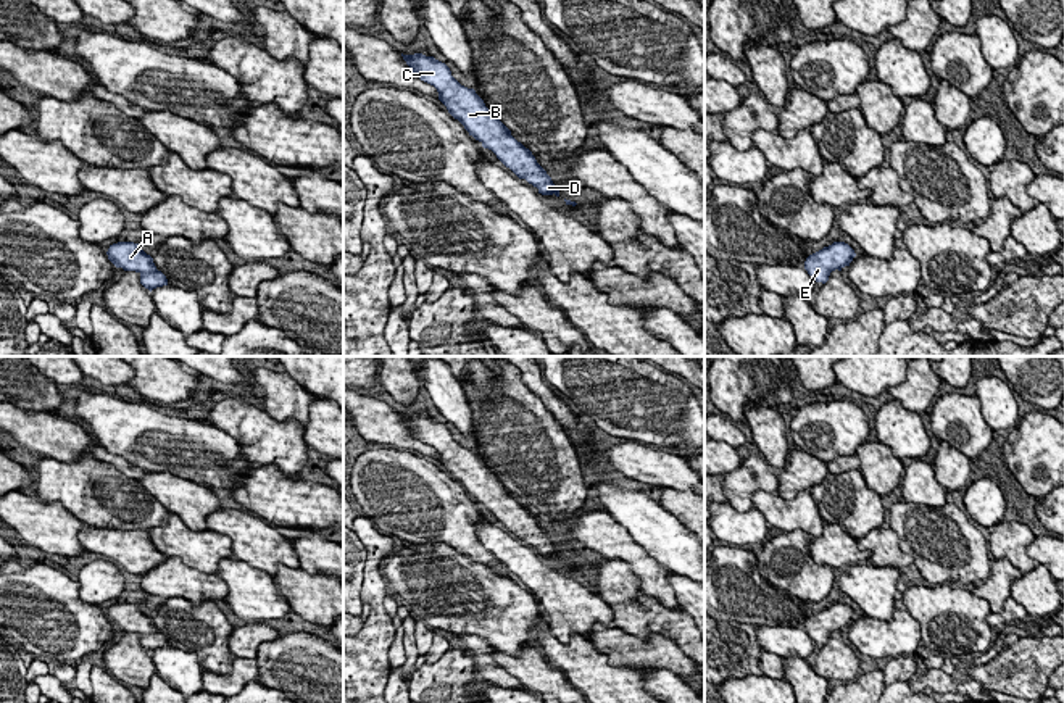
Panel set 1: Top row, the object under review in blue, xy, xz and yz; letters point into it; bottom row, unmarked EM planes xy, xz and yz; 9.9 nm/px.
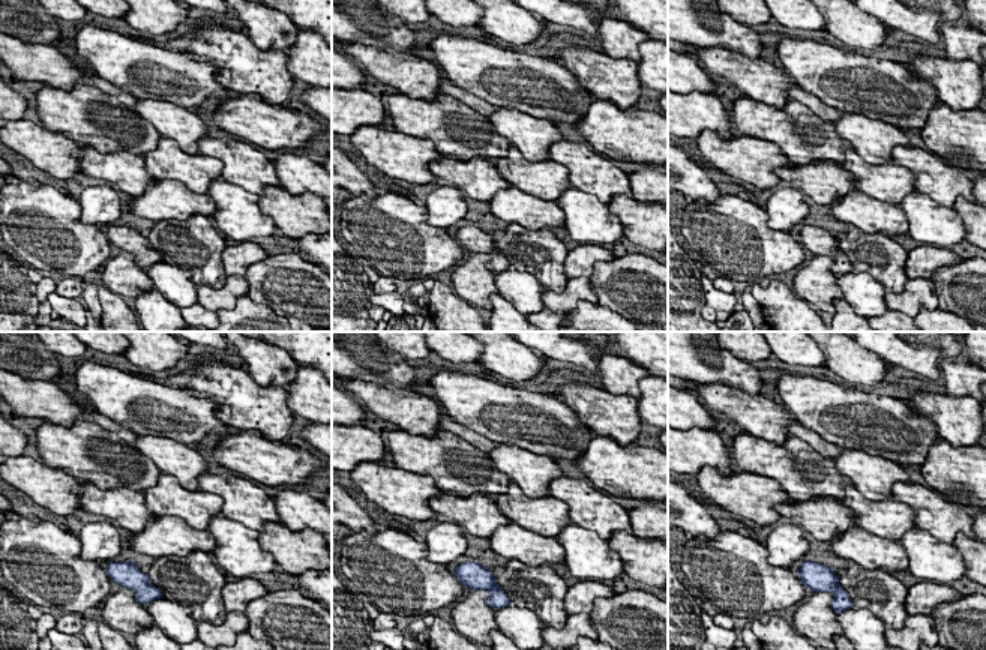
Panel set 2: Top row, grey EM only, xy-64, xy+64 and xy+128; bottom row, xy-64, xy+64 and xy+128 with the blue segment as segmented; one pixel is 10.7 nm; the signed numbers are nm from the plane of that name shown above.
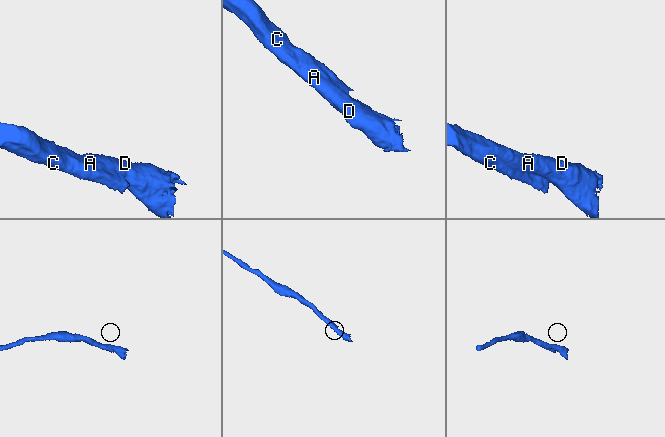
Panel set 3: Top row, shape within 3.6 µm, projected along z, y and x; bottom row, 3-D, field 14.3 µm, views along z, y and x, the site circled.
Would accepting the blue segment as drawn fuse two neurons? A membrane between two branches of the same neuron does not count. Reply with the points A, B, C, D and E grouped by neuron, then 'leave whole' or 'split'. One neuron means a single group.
groups A B C D E; leave whole

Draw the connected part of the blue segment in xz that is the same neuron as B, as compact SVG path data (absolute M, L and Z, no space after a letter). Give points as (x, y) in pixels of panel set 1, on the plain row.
M401 414L401 418L411 429L414 439L437 450L438 461L447 468L448 474L458 480L469 497L479 501L484 510L492 511L519 540L526 540L537 548L538 555L555 555L559 558L559 551L547 532L537 524L532 513L511 497L511 492L485 468L474 450L461 447L451 437L445 424L422 414Z

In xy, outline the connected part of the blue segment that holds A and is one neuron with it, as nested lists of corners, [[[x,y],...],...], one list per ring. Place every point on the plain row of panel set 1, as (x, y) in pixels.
[[[118,603],[110,606],[108,621],[124,632],[135,632],[140,635],[140,645],[150,653],[156,648],[168,647],[166,637],[156,630],[153,619],[147,616],[139,605]]]

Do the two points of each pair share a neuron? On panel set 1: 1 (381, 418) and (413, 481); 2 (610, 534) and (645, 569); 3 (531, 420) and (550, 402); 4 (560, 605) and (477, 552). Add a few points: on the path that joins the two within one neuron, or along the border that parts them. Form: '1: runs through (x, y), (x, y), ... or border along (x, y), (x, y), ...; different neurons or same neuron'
1: border along (397, 447), (410, 452); different neurons
2: runs through (618, 542), (637, 561); same neuron
3: border along (521, 378), (568, 437); different neurons
4: border along (476, 529), (477, 539), (502, 561); different neurons

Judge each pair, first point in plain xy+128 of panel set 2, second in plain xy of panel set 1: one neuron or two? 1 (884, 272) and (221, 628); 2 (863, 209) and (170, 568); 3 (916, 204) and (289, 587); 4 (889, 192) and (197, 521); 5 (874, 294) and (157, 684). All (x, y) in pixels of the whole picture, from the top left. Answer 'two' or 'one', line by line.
1: one
2: one
3: two
4: two
5: two

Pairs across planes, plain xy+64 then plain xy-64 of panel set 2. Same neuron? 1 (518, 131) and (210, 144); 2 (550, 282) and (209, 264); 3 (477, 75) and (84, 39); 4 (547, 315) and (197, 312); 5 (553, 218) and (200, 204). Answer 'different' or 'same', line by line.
1: different
2: same
3: same
4: same
5: same

